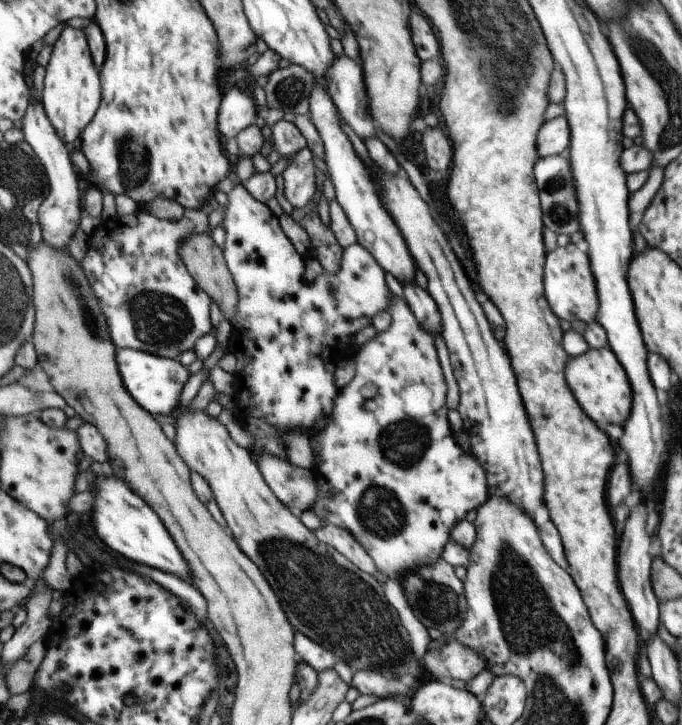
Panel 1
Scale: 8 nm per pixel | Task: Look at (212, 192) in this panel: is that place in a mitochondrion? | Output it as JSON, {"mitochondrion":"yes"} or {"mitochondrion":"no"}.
{"mitochondrion":"no"}

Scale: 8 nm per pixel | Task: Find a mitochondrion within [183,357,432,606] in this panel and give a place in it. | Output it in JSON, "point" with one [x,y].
{"point":[369,506]}

